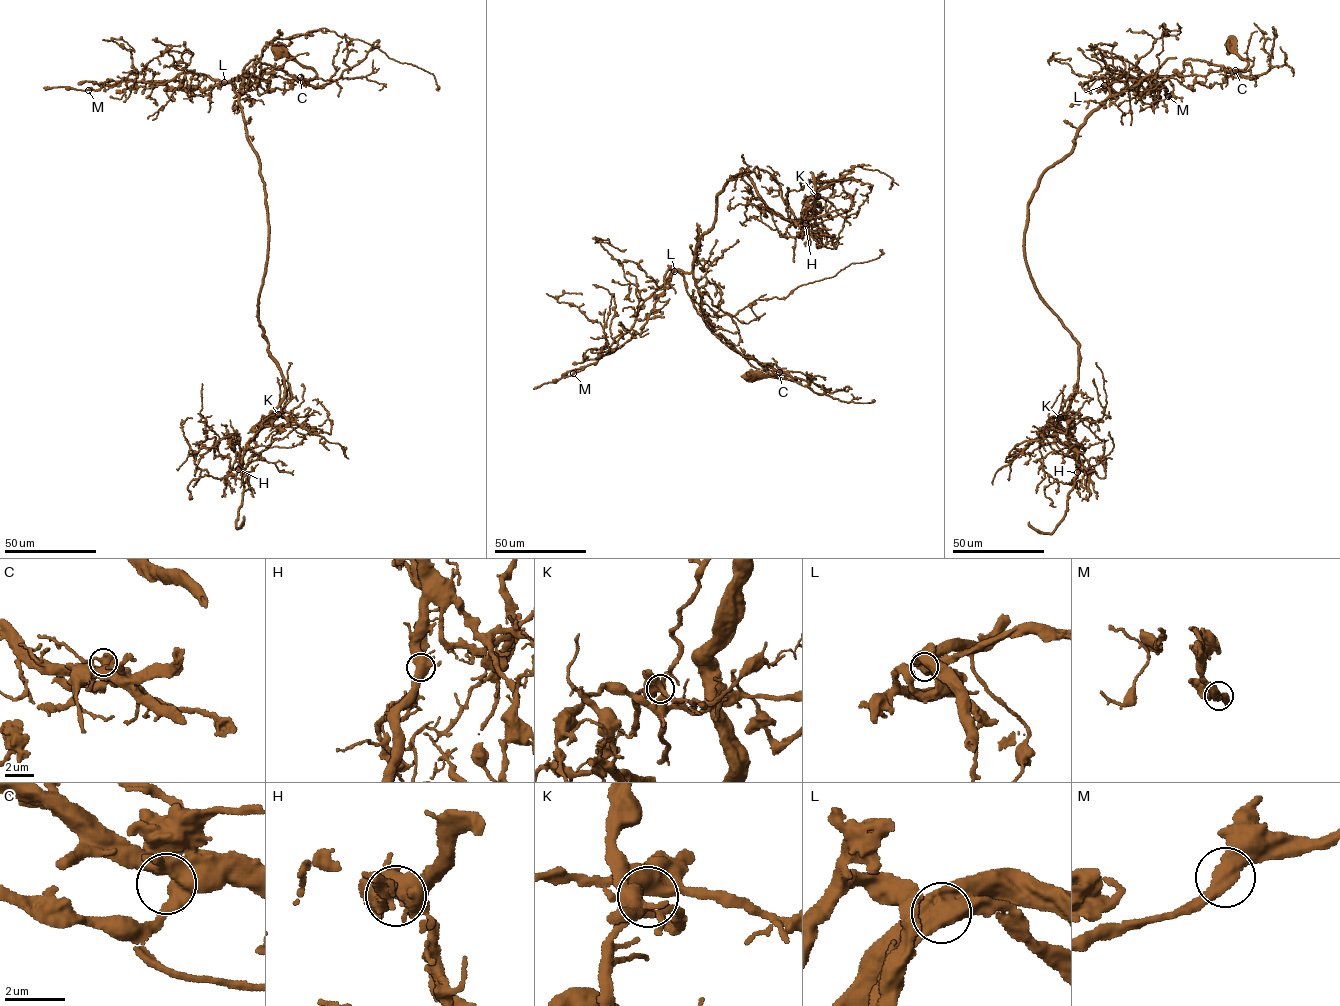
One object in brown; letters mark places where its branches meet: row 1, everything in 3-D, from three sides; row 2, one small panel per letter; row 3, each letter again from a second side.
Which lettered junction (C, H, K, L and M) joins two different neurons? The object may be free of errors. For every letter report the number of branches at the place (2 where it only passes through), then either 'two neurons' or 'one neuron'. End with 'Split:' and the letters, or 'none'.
C: 2 | one neuron
H: 2 | one neuron
K: 2 | one neuron
L: 2 | two neurons
M: 2 | one neuron
Split: L

